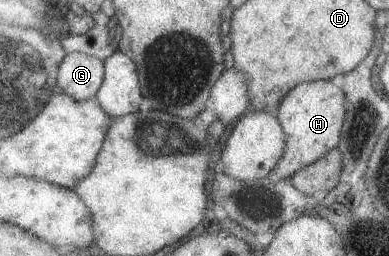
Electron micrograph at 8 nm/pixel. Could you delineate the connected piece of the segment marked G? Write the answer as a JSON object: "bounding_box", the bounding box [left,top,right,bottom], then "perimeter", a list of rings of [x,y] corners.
{"bounding_box":[58,53,105,101],"perimeter":[[[68,53],[62,62],[58,86],[75,99],[85,101],[99,93],[105,81],[105,61],[81,53]]]}

